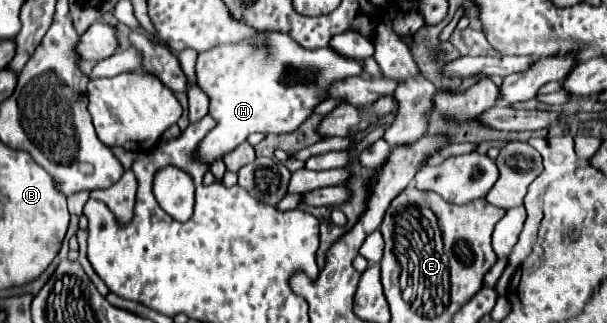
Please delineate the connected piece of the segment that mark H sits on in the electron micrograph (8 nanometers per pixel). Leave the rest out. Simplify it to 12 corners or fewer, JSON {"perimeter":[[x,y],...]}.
{"perimeter":[[276,31],[198,53],[212,165],[296,131],[362,61]]}

